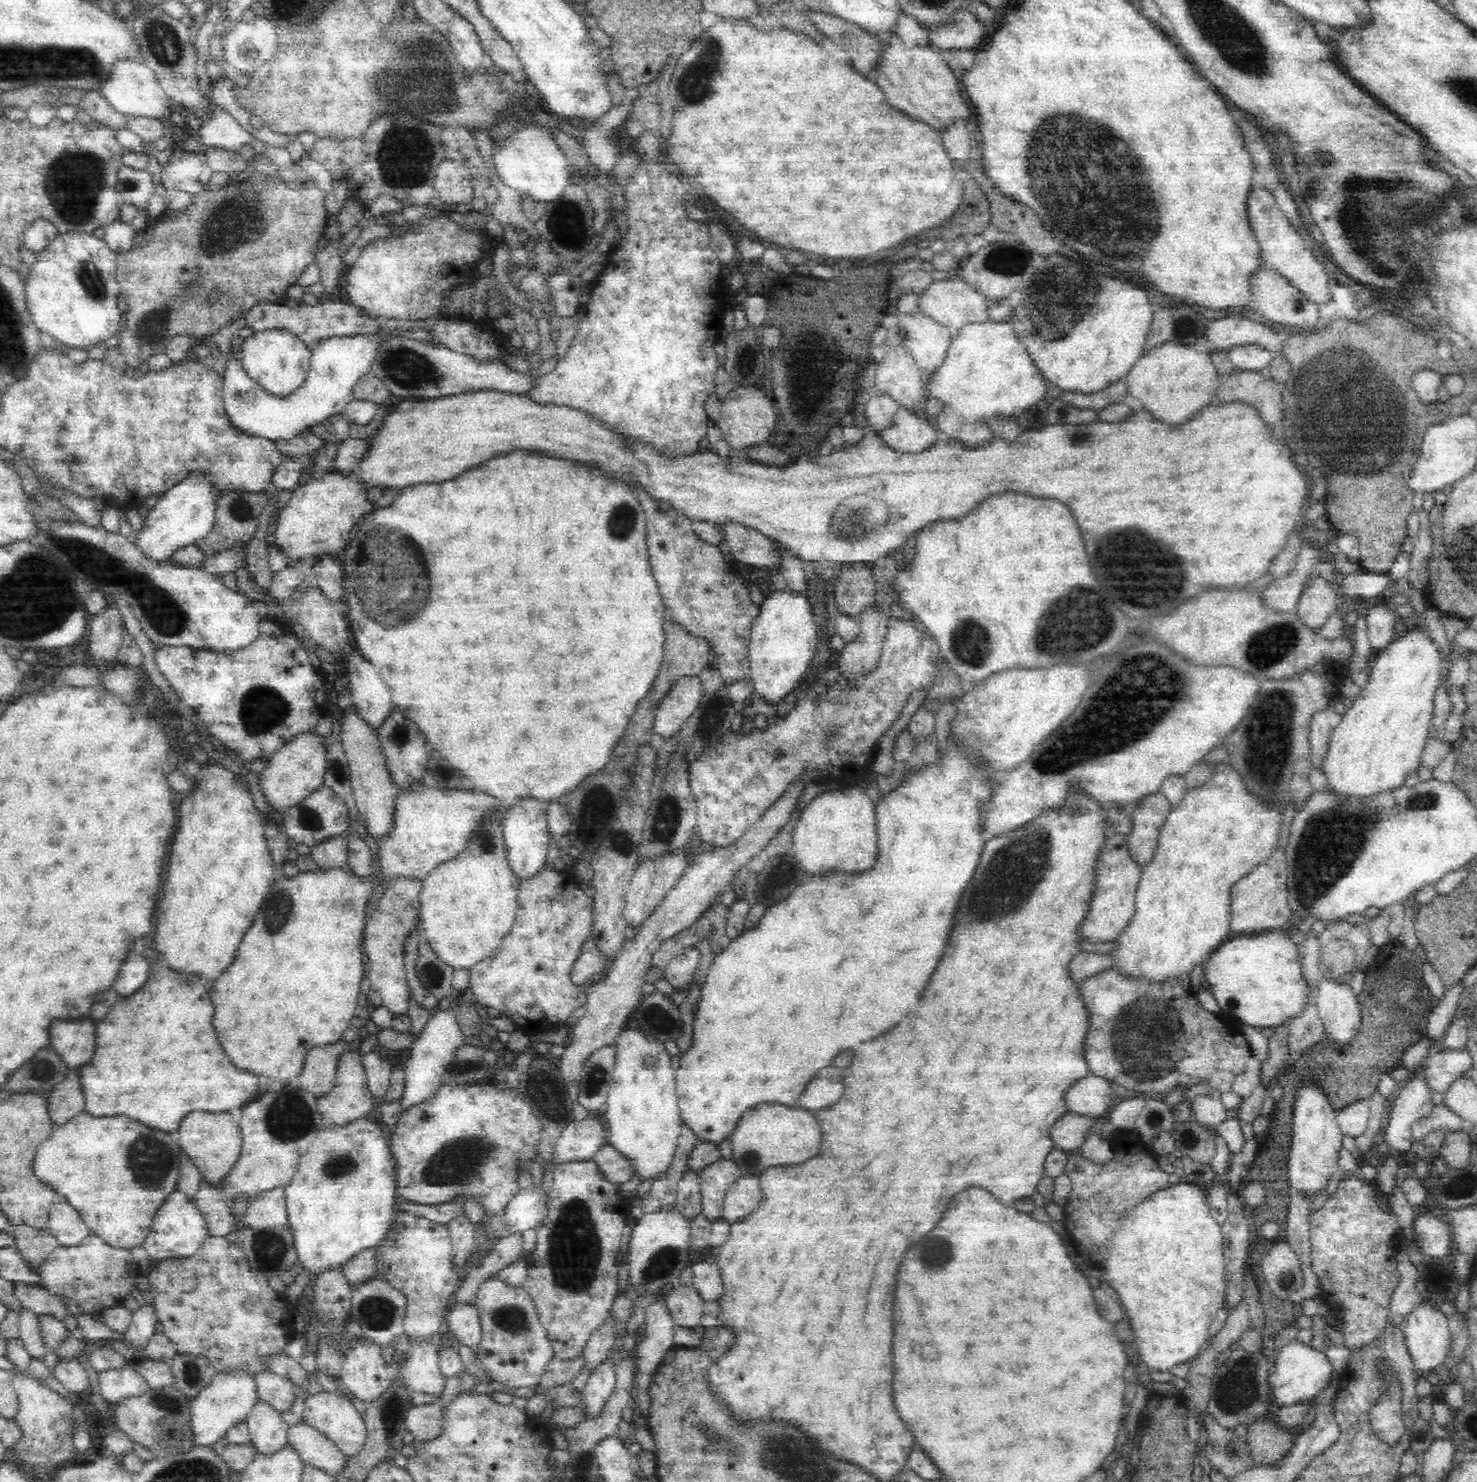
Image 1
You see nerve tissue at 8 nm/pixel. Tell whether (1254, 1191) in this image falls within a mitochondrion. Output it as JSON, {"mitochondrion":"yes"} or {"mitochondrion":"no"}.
{"mitochondrion":"yes"}

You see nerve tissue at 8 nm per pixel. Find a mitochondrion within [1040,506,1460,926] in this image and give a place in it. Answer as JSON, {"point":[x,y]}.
{"point":[1332,841]}

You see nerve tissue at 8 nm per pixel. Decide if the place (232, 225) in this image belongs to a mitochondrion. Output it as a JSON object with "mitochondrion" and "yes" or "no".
{"mitochondrion":"yes"}

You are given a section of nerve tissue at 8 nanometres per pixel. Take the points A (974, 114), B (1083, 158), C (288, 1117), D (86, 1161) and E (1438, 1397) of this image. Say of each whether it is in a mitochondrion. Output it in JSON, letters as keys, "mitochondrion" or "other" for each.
{"A":"other","B":"mitochondrion","C":"mitochondrion","D":"other","E":"other"}

